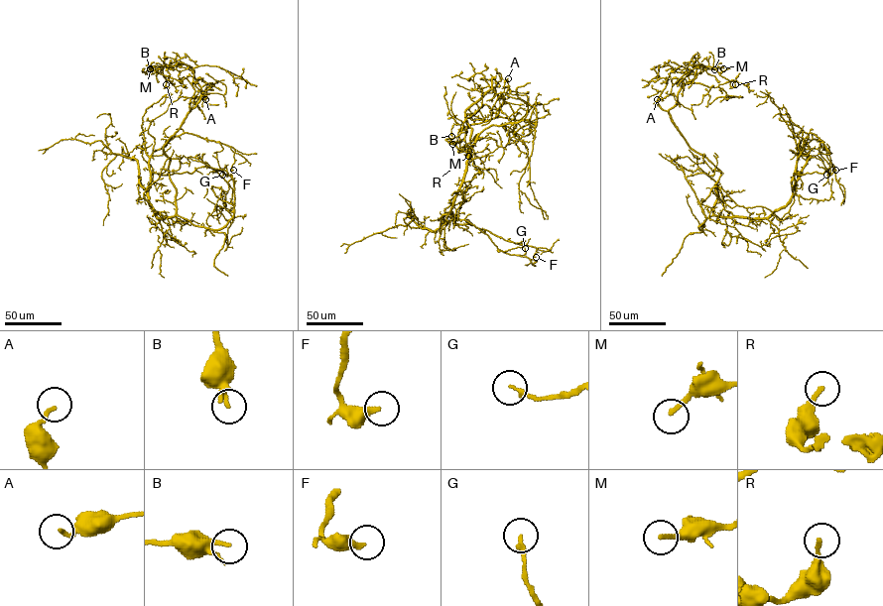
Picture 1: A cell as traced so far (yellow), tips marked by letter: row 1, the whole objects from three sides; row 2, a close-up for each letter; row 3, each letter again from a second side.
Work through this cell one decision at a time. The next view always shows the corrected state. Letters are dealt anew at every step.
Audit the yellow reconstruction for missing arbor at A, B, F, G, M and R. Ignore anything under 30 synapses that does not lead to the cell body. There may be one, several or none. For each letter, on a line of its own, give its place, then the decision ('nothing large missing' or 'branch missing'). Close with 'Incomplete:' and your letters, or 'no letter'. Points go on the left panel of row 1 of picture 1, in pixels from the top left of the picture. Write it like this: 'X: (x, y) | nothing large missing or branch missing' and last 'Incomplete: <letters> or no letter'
A: (205, 99) | nothing large missing
B: (150, 69) | nothing large missing
F: (233, 170) | nothing large missing
G: (222, 175) | nothing large missing
M: (150, 68) | nothing large missing
R: (166, 84) | nothing large missing
Incomplete: no letter

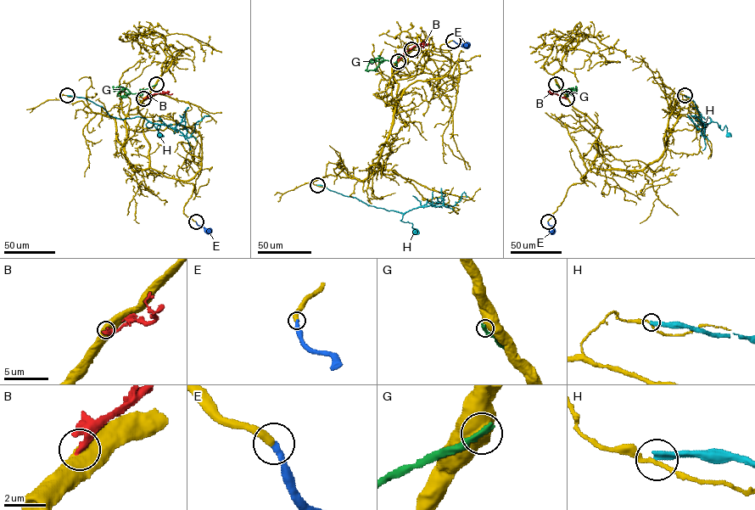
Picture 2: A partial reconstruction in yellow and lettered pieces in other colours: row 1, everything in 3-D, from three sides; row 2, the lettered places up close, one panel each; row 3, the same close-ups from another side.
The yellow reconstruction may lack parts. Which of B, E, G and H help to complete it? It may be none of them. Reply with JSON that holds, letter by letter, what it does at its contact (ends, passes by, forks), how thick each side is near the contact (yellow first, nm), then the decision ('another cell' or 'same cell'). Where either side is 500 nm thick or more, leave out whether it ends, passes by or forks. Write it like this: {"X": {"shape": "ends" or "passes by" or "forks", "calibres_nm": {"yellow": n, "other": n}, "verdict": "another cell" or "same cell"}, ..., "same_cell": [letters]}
{"B": {"calibres_nm": {"yellow": 800, "other": 320}, "verdict": "another cell"}, "E": {"shape": "ends", "calibres_nm": {"yellow": 380, "other": 320}, "verdict": "same cell"}, "G": {"calibres_nm": {"yellow": 700, "other": 340}, "verdict": "another cell"}, "H": {"shape": "ends", "calibres_nm": {"yellow": 160, "other": 320}, "verdict": "another cell"}, "same_cell": ["E"]}

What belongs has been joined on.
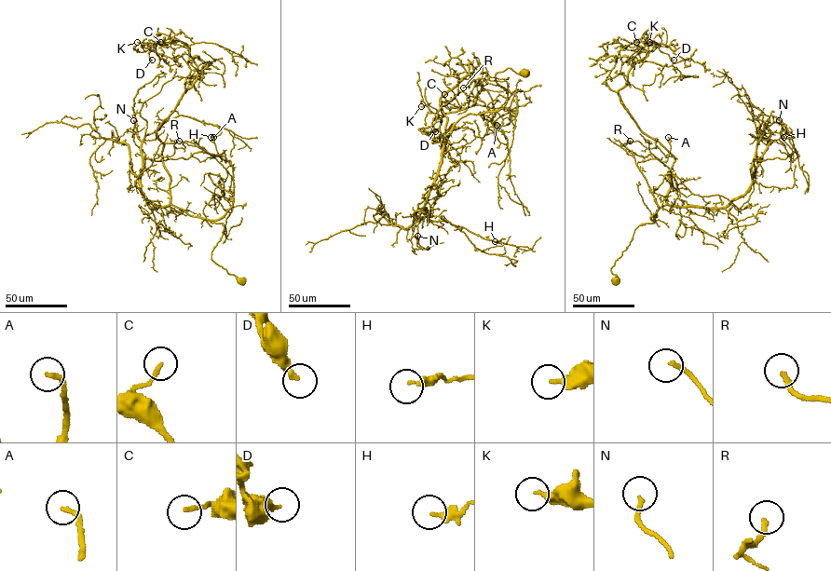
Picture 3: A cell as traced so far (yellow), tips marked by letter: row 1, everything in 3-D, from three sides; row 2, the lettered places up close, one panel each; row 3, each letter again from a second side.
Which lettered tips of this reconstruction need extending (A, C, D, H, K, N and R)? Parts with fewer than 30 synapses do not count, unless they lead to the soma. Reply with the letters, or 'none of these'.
A, R

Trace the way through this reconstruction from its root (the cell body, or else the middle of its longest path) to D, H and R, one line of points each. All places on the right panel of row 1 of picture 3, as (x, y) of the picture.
D: (616, 280), (611, 268), (634, 230), (666, 203), (674, 160), (618, 90), (652, 41), (674, 60)
H: (616, 280), (611, 268), (638, 226), (666, 205), (728, 206), (752, 183), (770, 115), (783, 137)
R: (616, 280), (615, 262), (638, 226), (654, 223), (658, 208), (634, 158), (620, 147), (630, 141)

